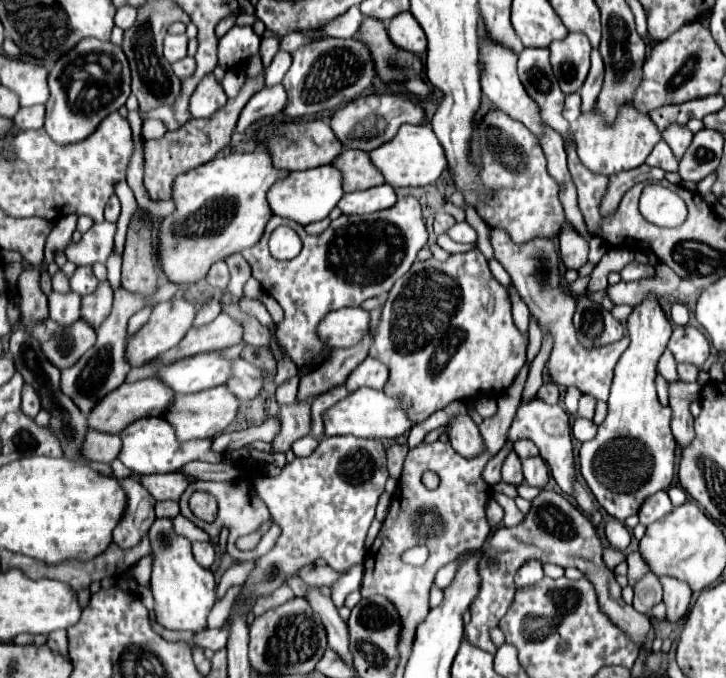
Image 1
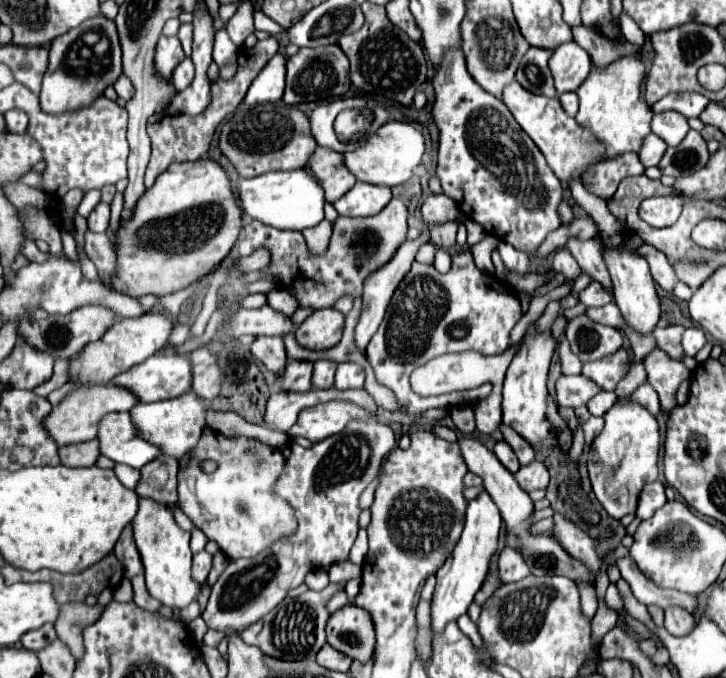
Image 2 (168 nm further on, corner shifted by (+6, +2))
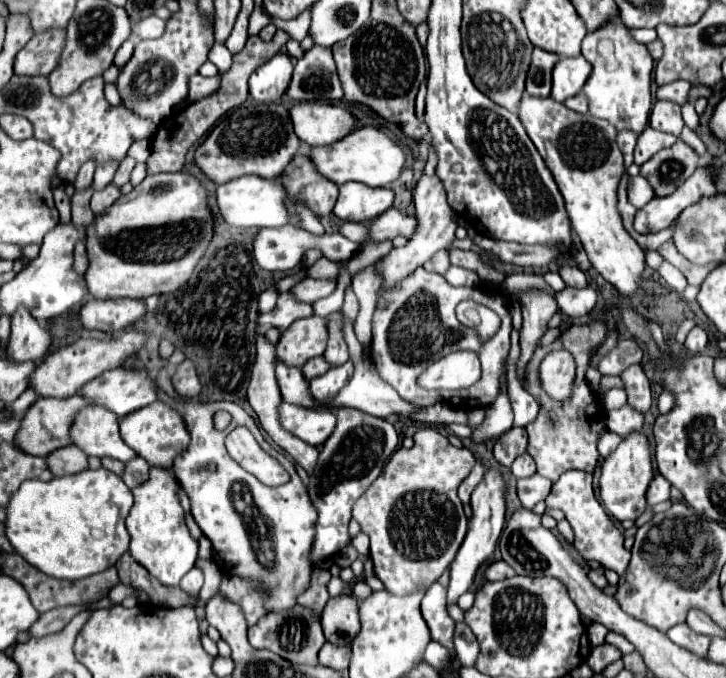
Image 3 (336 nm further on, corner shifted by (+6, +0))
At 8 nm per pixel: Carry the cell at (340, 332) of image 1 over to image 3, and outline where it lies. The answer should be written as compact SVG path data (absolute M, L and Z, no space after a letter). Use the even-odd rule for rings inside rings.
M321 316L301 318L285 330L277 342L277 358L301 368L307 360L321 356L327 346L327 324Z

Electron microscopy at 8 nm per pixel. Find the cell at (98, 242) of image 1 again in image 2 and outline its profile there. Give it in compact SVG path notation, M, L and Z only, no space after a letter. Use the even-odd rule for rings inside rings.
M99 202L91 212L91 216L87 218L87 228L91 232L105 232L107 226L109 226L109 206Z

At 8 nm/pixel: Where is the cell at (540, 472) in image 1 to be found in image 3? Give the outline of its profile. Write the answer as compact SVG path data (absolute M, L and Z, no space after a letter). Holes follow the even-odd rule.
M539 474L531 476L531 478L523 478L523 480L517 480L517 496L521 500L521 504L525 508L533 508L537 502L545 500L551 492L551 482L541 478Z

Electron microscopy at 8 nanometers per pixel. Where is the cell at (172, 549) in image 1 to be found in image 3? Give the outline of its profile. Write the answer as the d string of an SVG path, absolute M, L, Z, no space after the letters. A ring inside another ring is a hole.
M153 466L149 472L149 482L133 490L135 504L127 516L127 530L131 534L129 554L161 584L177 584L197 560L197 540L193 540L187 530L185 512L179 504L177 492L179 482L175 476L165 474L165 470Z

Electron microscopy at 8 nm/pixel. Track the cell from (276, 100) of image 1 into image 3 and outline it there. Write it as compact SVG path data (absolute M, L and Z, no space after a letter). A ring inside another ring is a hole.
M283 52L275 54L269 62L257 68L249 78L249 94L257 102L277 102L291 82L293 64Z

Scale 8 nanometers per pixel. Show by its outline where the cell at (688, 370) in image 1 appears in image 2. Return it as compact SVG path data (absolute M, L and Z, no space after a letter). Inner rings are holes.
M667 326L667 328L657 328L653 332L659 348L663 352L667 352L673 360L681 360L683 358L683 348L681 348L681 334L683 334L683 326Z

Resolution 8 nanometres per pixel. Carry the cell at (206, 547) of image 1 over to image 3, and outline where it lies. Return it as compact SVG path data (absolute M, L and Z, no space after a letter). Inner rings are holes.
M195 566L193 570L189 570L189 572L185 574L185 578L181 578L179 586L181 586L181 590L185 590L187 594L197 596L199 590L201 590L201 586L203 586L203 572Z

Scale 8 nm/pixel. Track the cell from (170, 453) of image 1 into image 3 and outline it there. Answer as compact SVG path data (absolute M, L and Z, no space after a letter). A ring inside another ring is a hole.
M85 406L73 420L73 446L85 450L87 456L109 456L121 462L135 458L135 452L121 440L117 416L105 408Z

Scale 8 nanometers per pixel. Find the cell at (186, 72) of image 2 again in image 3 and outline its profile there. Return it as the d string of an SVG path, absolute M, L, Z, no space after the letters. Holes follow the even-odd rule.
M193 76L191 82L189 82L189 100L201 100L201 98L207 98L209 94L215 94L217 88L221 84L221 78L219 76L213 76L213 78L203 78L203 76Z

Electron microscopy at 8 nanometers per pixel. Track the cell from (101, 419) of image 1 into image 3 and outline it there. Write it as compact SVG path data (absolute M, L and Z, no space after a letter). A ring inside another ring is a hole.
M75 394L71 398L59 400L59 398L39 398L37 402L33 402L33 406L29 406L29 410L23 414L21 418L21 430L17 430L17 448L25 450L25 454L33 454L33 456L47 456L49 452L69 446L69 426L73 422L73 416L77 410L81 410L83 406L87 406L89 402L81 396Z

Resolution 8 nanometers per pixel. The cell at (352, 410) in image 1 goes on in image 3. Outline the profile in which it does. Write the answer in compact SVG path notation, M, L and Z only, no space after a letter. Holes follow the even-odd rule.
M281 402L279 422L293 436L301 438L303 442L307 442L311 446L319 446L333 432L337 418L335 418L335 414L331 414L327 410L325 412L315 412L315 410L305 410L301 406Z

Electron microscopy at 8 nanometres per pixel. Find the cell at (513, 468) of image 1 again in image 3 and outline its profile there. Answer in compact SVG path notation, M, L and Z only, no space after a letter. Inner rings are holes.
M511 428L495 440L493 454L501 466L511 466L517 456L521 456L527 448L525 428Z

